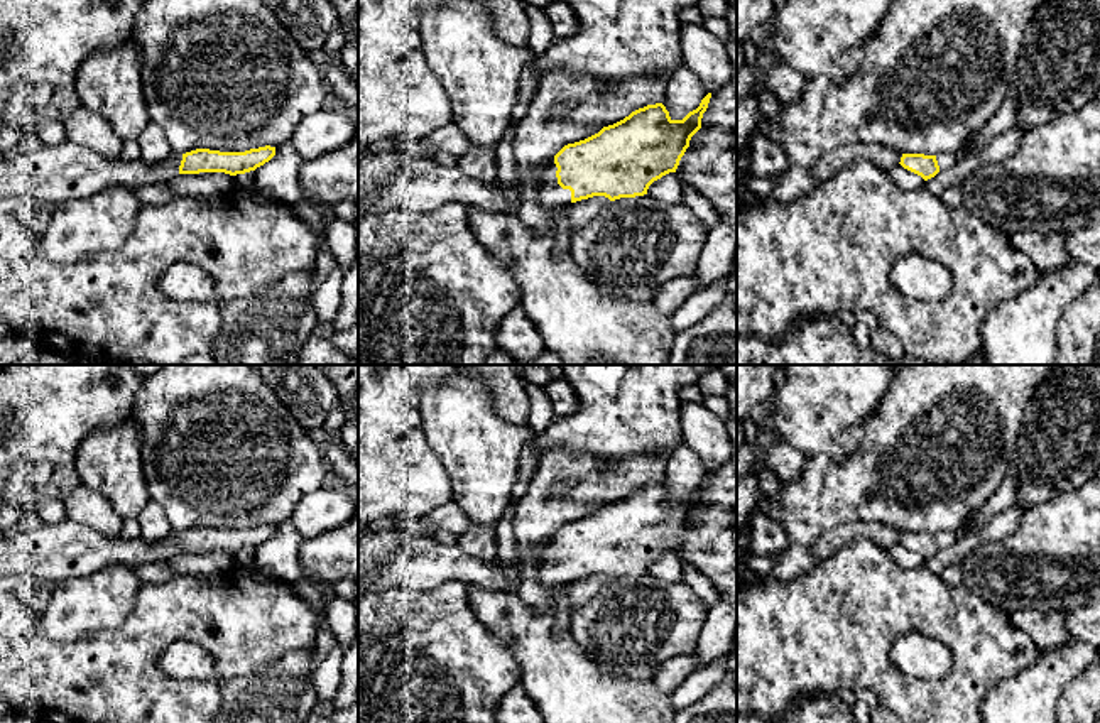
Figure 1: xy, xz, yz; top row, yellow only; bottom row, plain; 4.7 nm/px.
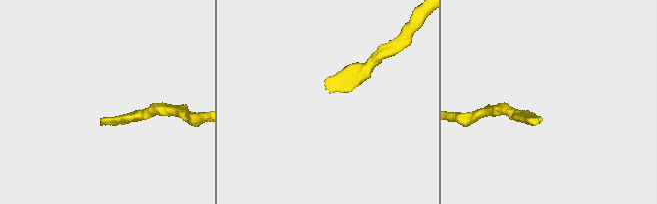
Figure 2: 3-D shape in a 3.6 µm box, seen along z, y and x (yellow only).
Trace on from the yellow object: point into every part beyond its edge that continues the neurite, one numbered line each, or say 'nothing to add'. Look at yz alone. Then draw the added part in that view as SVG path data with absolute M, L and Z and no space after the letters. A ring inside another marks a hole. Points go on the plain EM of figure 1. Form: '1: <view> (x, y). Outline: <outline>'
1: yz (945, 538). Outline: M939 530L939 532L936 532L939 549L950 547L956 541L956 537L958 537L958 532L953 532L953 530Z

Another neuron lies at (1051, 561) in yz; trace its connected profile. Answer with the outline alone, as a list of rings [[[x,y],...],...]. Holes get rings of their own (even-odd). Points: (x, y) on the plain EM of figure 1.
[[[1100,480],[1029,507],[1019,529],[1002,541],[980,542],[961,563],[961,584],[995,608],[1073,612],[1100,601]]]

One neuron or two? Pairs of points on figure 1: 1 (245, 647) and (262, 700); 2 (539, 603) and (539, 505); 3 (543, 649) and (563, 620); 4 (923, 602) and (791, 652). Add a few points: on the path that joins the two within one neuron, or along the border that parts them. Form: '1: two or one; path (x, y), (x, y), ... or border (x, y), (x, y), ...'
1: two; border (289, 652), (250, 673), (227, 679), (220, 693)
2: one; path (529, 580), (531, 529)
3: two; border (555, 608), (555, 630), (568, 632)
4: one; path (891, 607), (864, 630), (823, 632)

